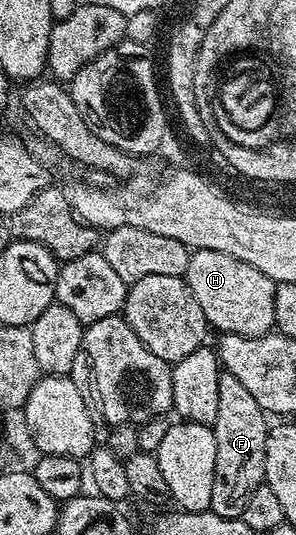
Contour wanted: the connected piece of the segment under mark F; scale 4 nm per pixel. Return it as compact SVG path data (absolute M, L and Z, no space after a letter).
M222 372L220 377L220 402L216 421L212 424L216 437L216 477L212 481L210 510L220 517L241 519L248 497L265 480L264 449L268 430L267 412L256 405L256 397L244 389L244 384L232 373Z

